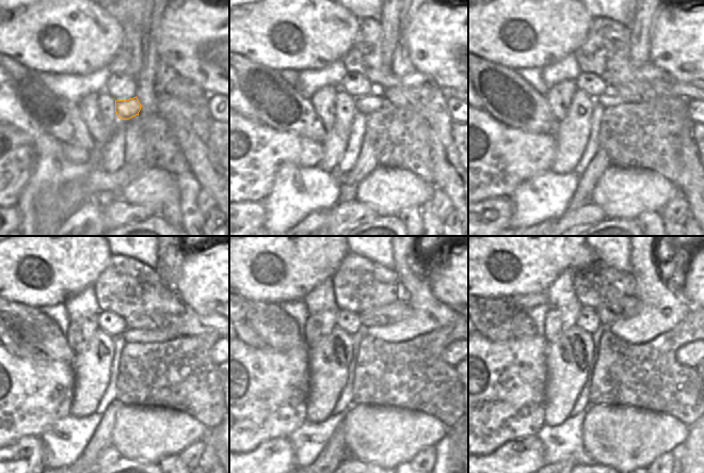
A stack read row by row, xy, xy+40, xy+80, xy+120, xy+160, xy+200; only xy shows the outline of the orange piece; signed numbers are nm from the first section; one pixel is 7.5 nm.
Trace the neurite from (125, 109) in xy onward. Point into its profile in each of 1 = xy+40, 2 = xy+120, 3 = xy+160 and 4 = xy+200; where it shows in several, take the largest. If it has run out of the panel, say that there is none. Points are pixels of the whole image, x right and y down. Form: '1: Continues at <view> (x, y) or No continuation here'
1: Continues at xy+40 (365, 105)
2: Continues at xy+120 (190, 322)
3: Continues at xy+160 (427, 314)
4: Continues at xy+200 (661, 308)

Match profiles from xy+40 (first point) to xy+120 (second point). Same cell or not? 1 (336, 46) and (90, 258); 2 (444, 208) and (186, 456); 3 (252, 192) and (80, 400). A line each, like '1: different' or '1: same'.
1: same
2: same
3: different

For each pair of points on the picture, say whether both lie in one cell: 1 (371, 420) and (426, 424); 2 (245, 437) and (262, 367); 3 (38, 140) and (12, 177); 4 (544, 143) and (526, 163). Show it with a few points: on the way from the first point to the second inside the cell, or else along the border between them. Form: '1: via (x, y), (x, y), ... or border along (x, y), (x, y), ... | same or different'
1: via (385, 424), (412, 424) | same
2: via (245, 420), (245, 399), (260, 384) | same
3: border along (17, 128), (33, 144), (32, 170) | different
4: via (539, 148), (528, 158) | same

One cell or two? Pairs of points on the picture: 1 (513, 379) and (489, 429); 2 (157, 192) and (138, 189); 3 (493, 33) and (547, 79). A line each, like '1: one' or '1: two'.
1: one
2: one
3: two

